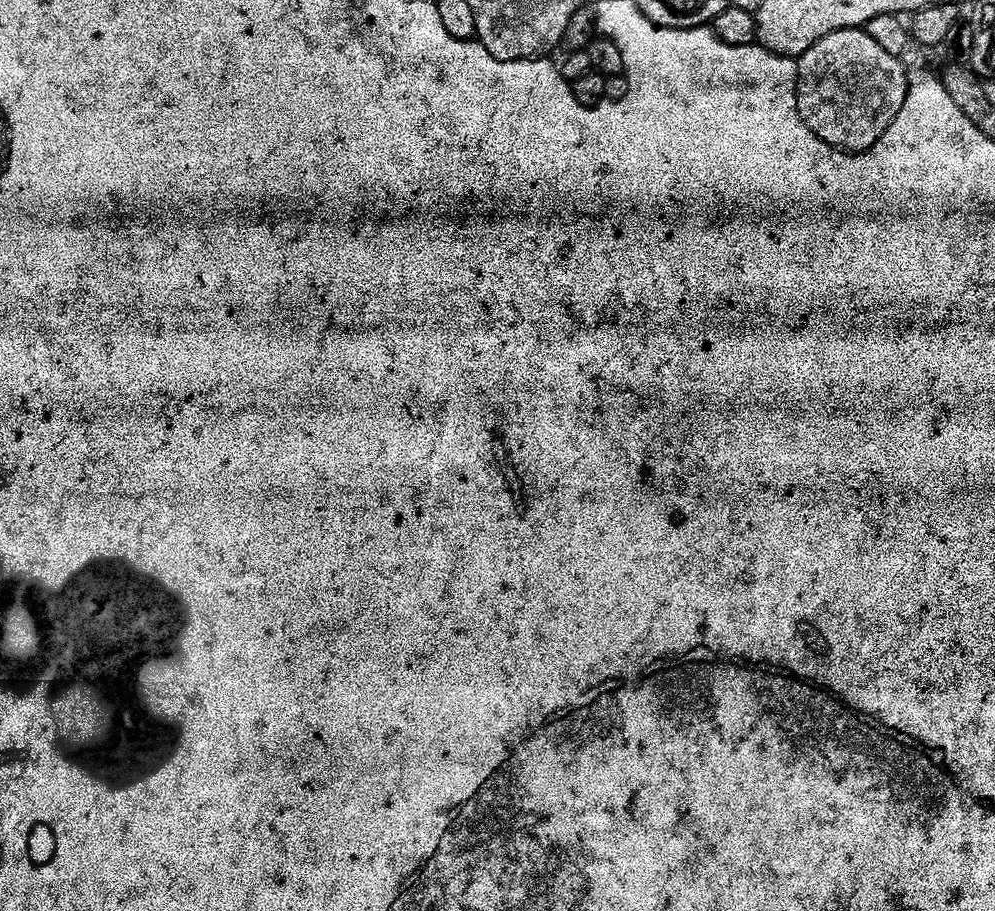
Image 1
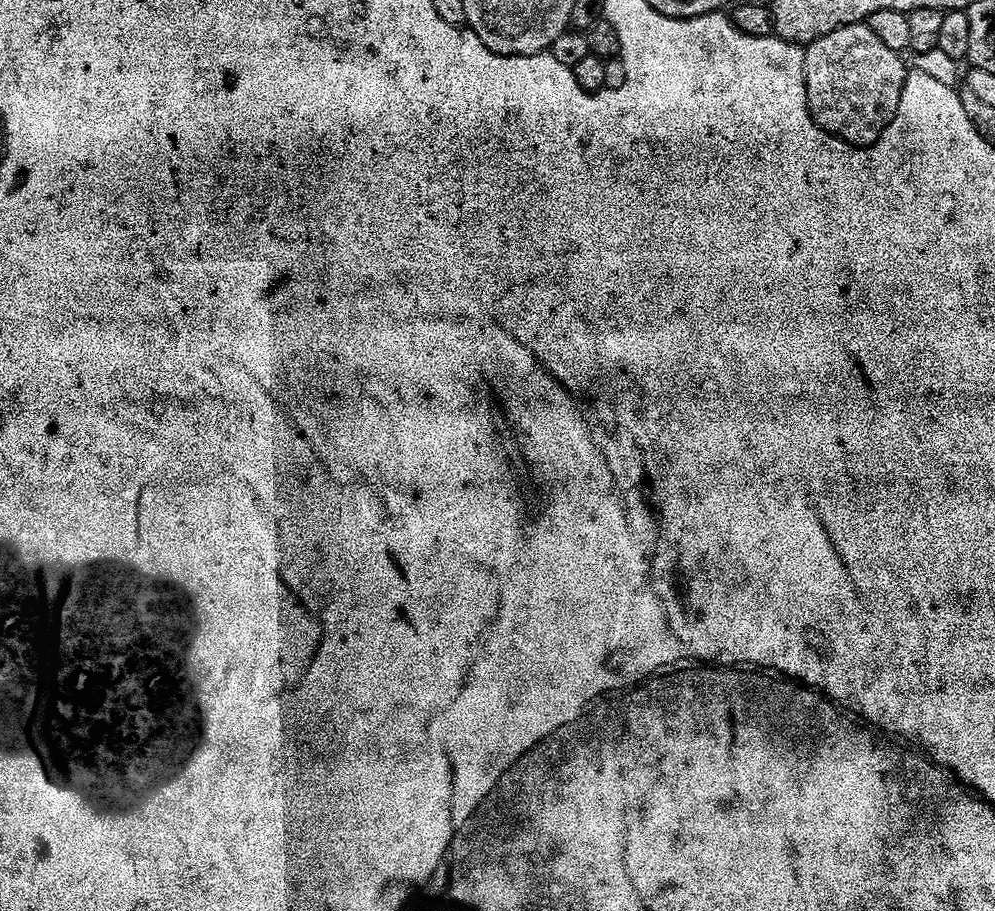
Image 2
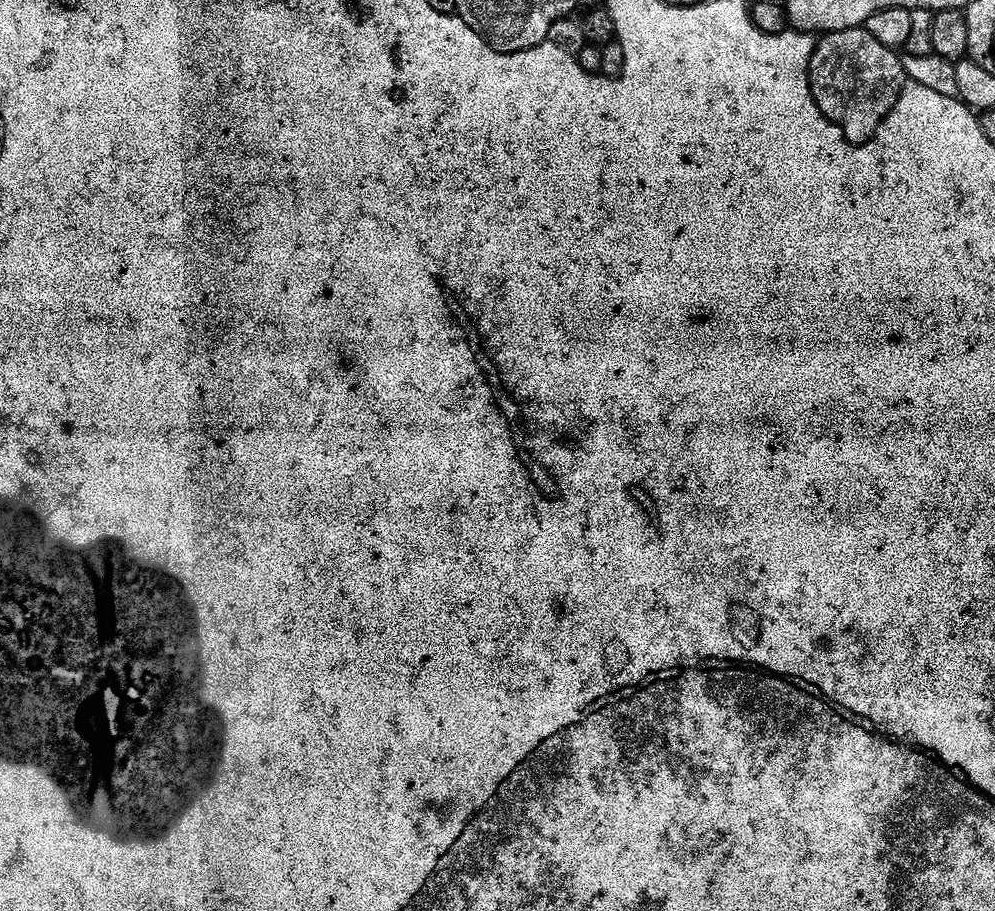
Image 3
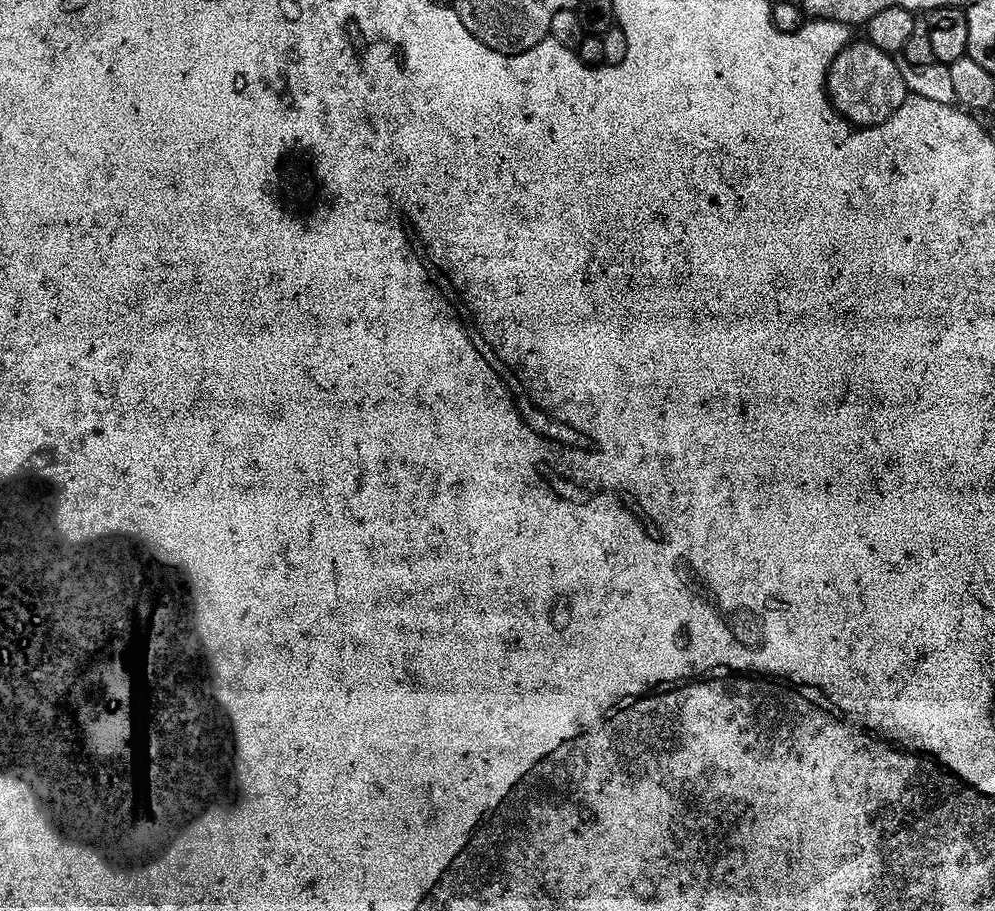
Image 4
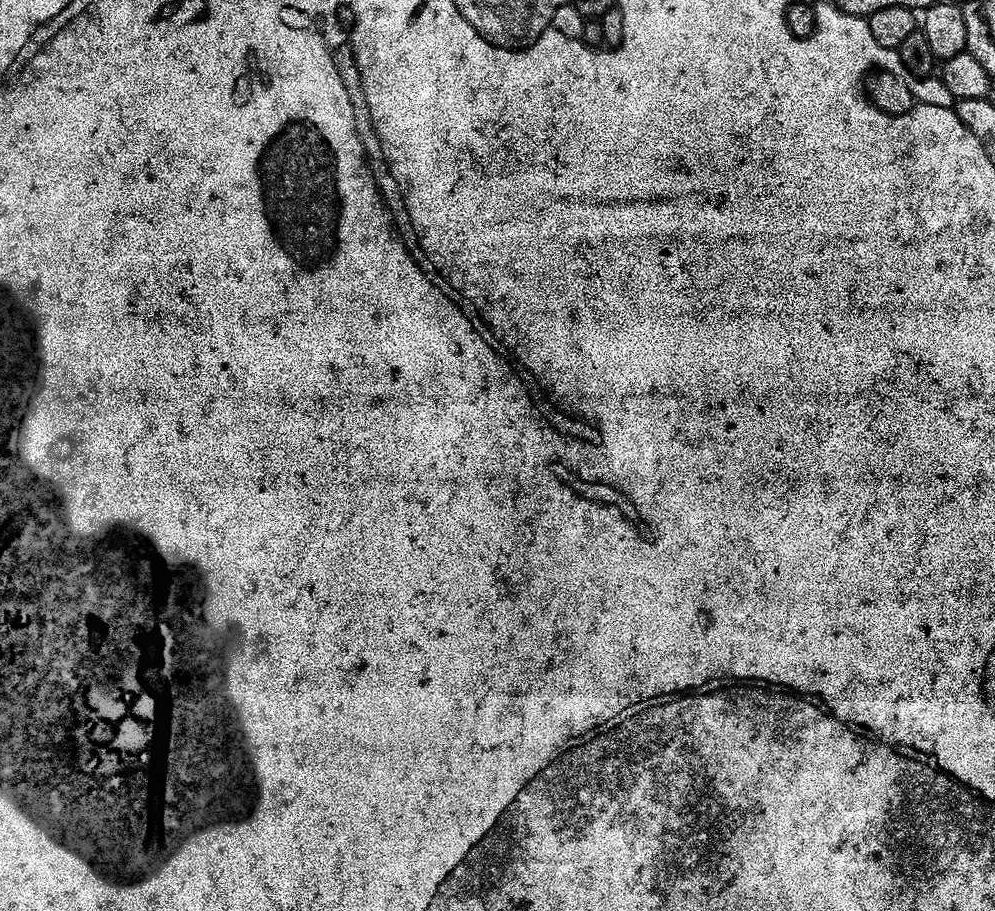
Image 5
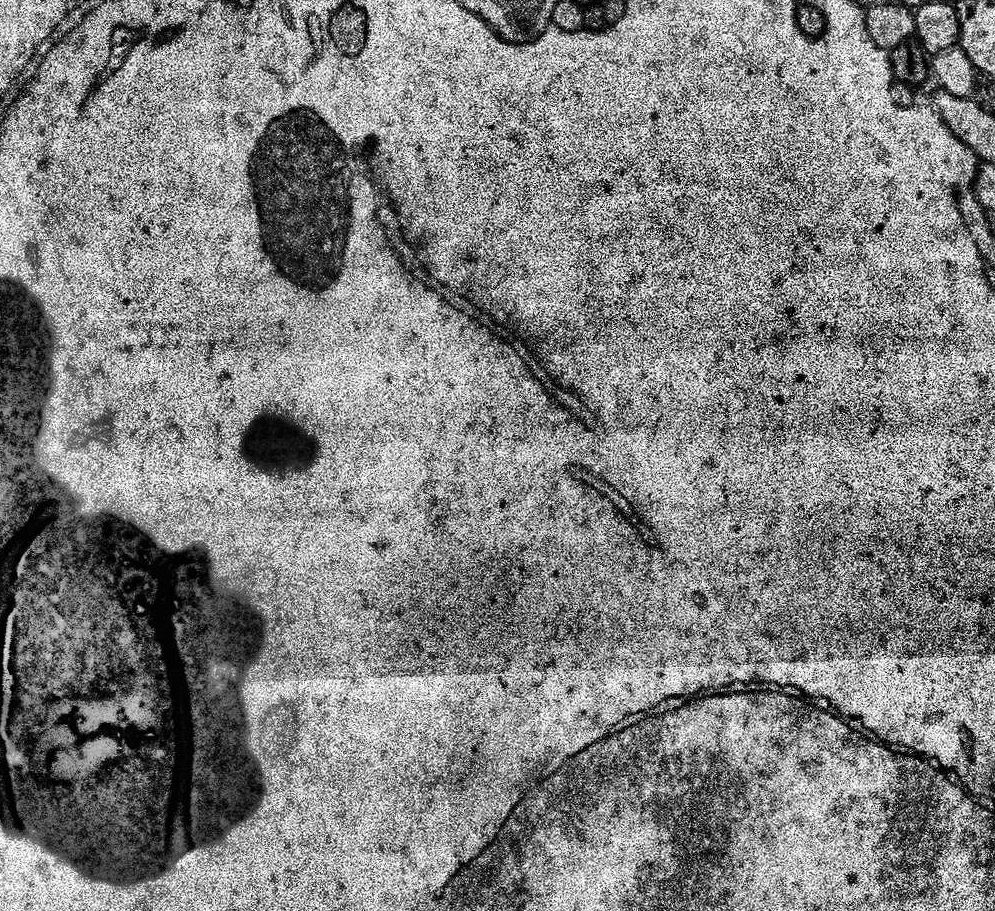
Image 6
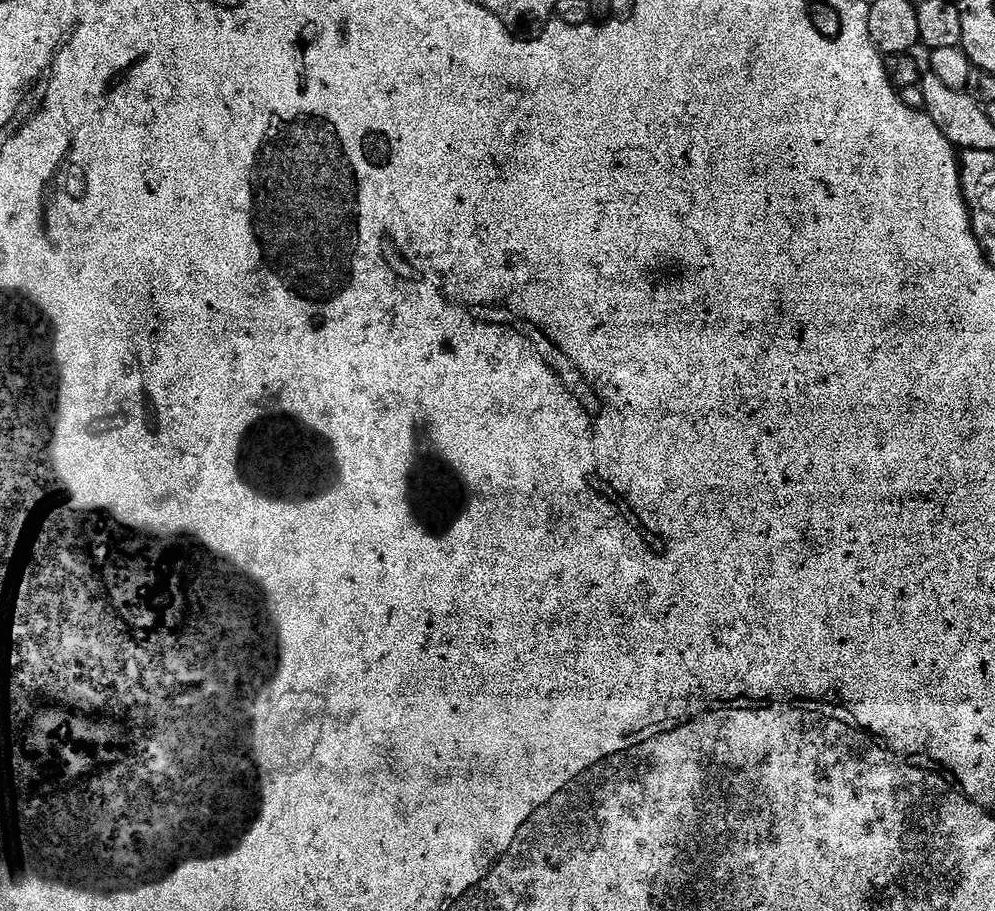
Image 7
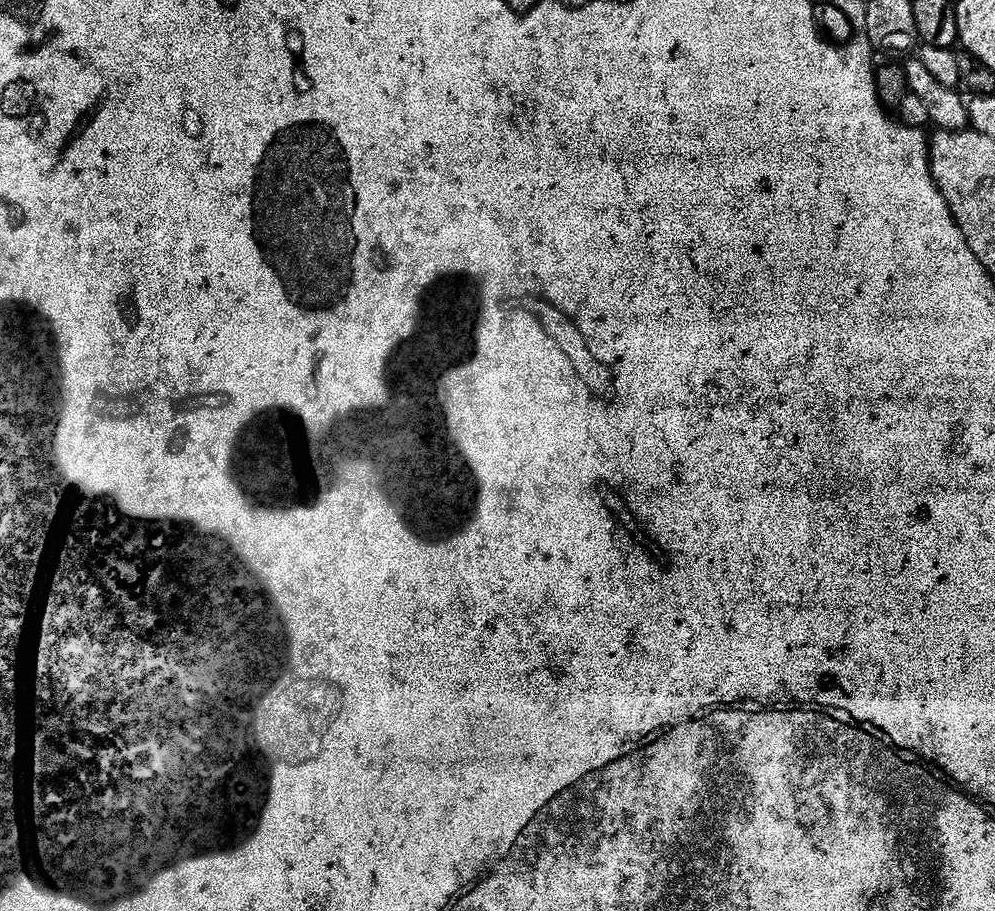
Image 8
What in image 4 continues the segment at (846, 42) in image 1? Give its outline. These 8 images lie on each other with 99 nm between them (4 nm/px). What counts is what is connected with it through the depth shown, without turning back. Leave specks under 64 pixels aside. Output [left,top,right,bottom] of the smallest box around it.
[828,42,910,128]

